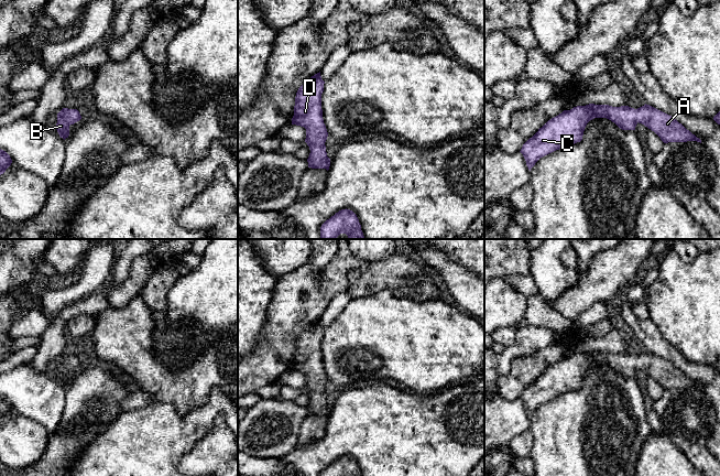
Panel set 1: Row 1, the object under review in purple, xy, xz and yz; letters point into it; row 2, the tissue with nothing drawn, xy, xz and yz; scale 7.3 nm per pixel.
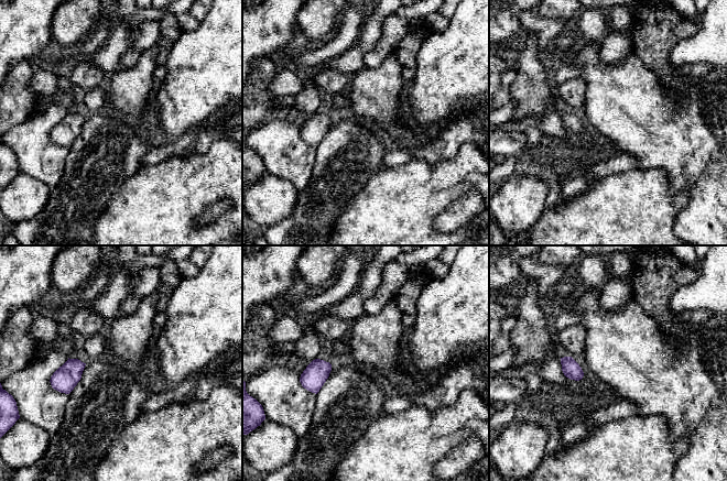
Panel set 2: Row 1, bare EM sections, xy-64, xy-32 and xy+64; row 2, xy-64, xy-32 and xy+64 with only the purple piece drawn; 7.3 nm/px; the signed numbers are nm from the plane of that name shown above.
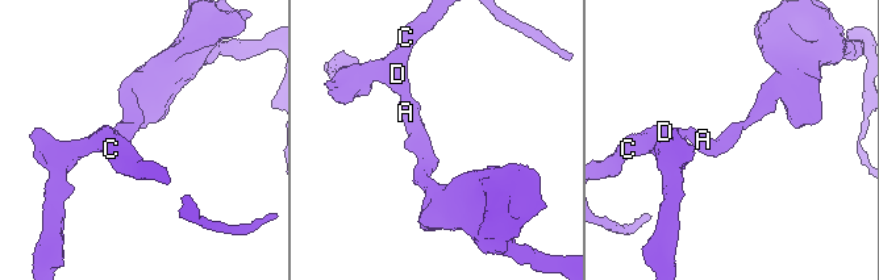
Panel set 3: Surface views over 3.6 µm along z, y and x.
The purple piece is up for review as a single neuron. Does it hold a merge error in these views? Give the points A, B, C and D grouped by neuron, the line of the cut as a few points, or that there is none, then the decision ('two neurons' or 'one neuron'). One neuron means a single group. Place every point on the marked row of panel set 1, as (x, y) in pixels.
groups A B C D; cut none; one neuron

